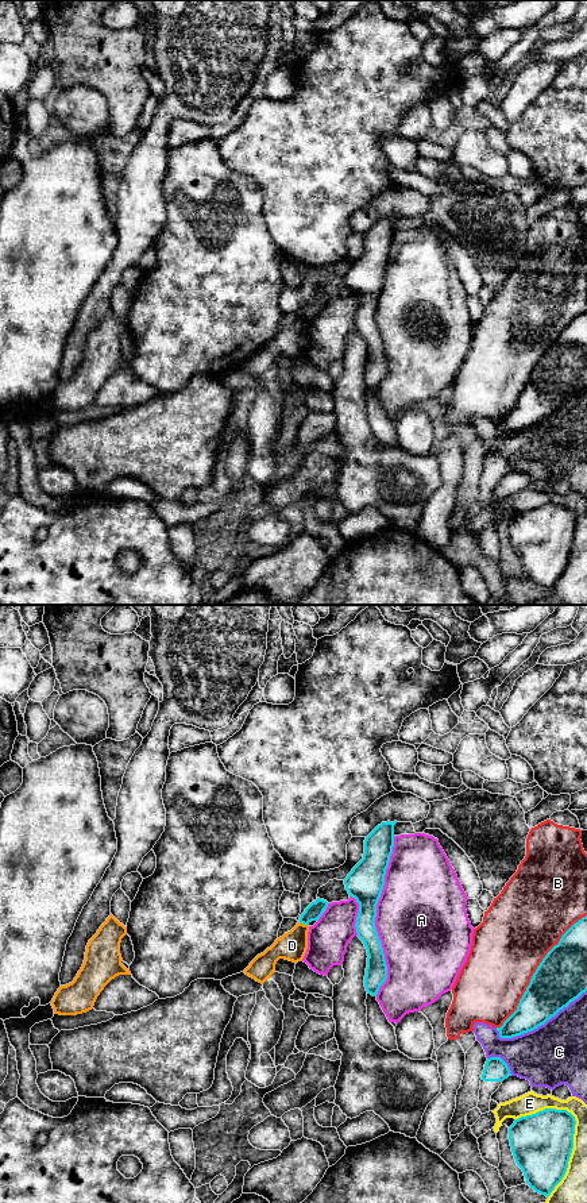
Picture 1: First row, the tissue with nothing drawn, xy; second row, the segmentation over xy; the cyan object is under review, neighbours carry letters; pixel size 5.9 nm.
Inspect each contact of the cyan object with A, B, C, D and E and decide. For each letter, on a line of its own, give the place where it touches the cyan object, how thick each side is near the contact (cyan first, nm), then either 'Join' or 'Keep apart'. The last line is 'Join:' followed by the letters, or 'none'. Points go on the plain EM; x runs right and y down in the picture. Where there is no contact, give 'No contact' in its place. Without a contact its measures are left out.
A: Touches cyan at xy (375, 311). Thickness 220 nm (cyan) against 500 nm. Keep apart
B: Touches cyan at xy (536, 366). Thickness 300 nm (cyan) against 440 nm. Keep apart
C: Touches cyan at xy (541, 419). Thickness 280 nm (cyan) against 380 nm. Keep apart
D: Touches cyan at xy (304, 319). Thickness 100 nm (cyan) against 170 nm. Keep apart
E: Touches cyan at xy (571, 547). Thickness 360 nm (cyan) against 190 nm. Keep apart
Join: none

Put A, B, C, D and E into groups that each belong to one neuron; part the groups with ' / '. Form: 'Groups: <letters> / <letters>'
Groups: A / B / C / D / E

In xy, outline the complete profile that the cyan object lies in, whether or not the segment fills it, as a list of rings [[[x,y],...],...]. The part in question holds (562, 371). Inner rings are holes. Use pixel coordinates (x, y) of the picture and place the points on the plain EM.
[[[587,311],[542,354],[517,405],[497,423],[501,433],[532,427],[587,386]]]

